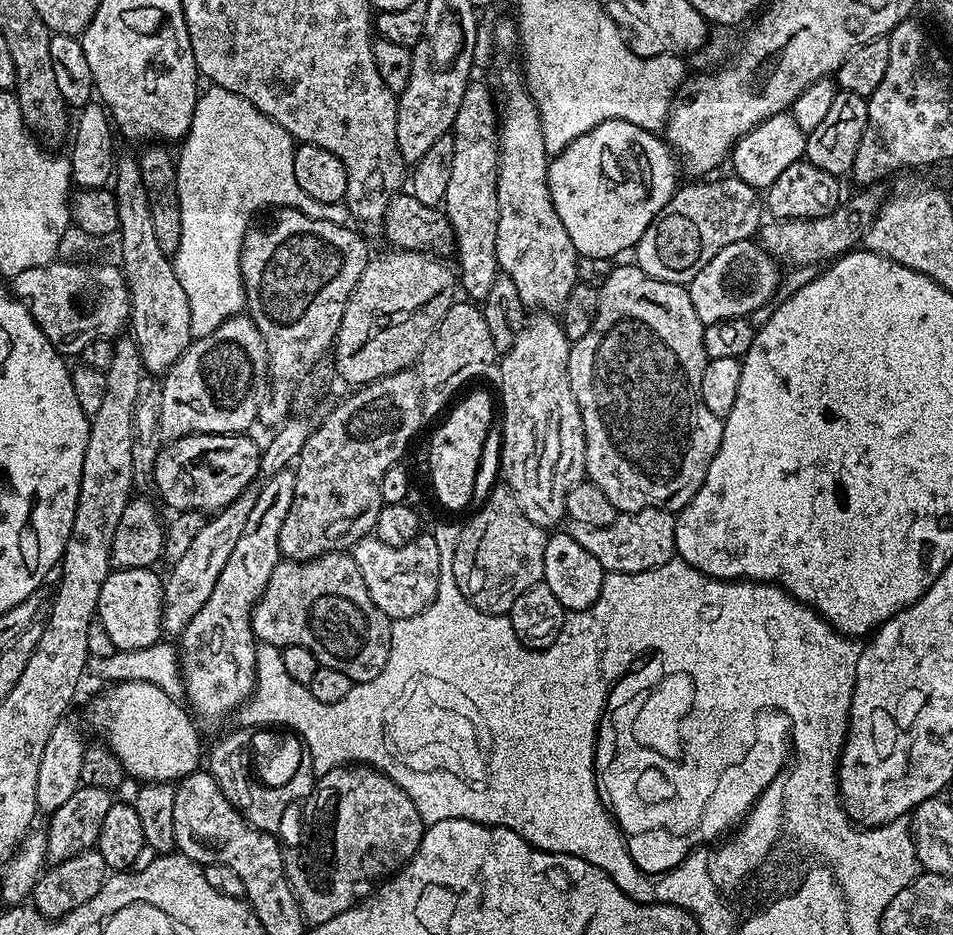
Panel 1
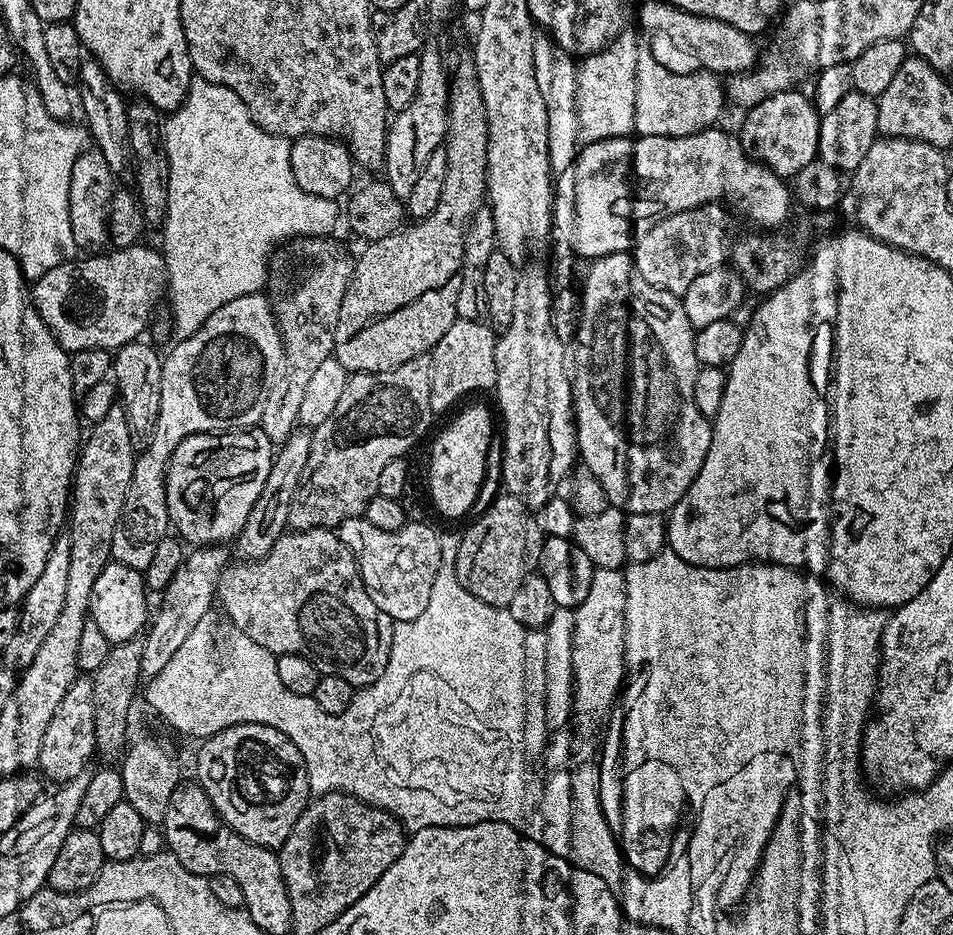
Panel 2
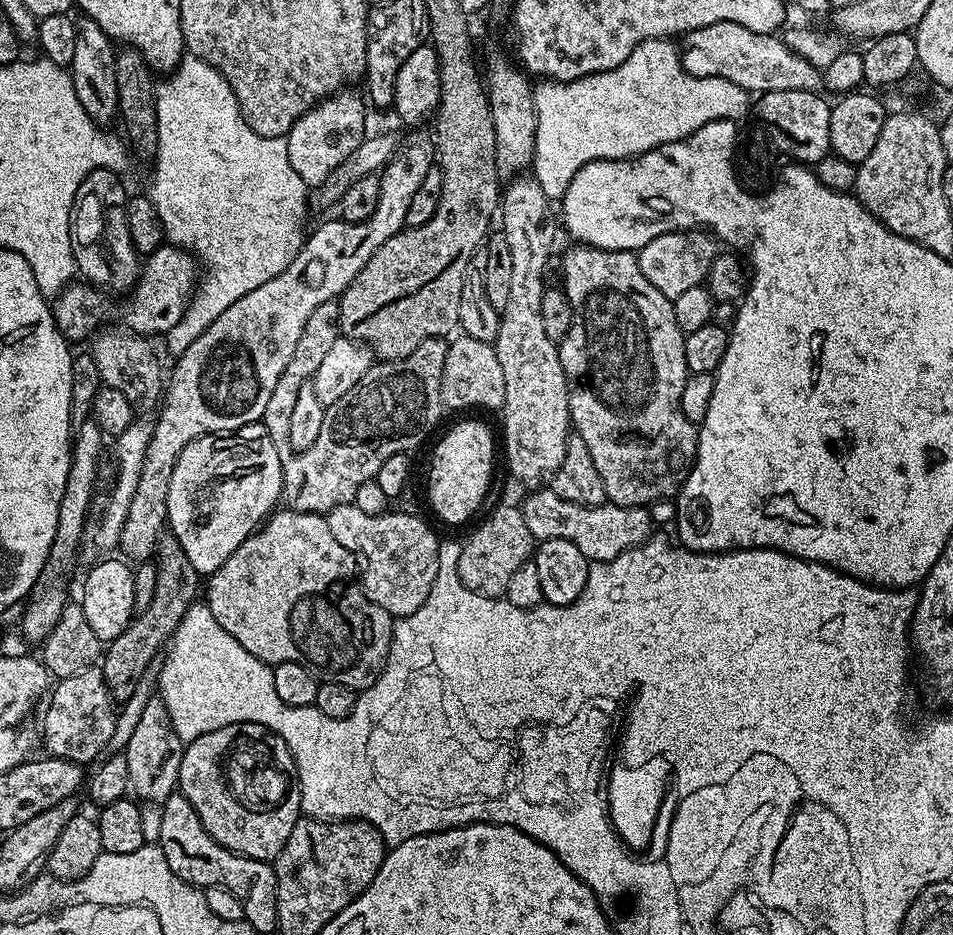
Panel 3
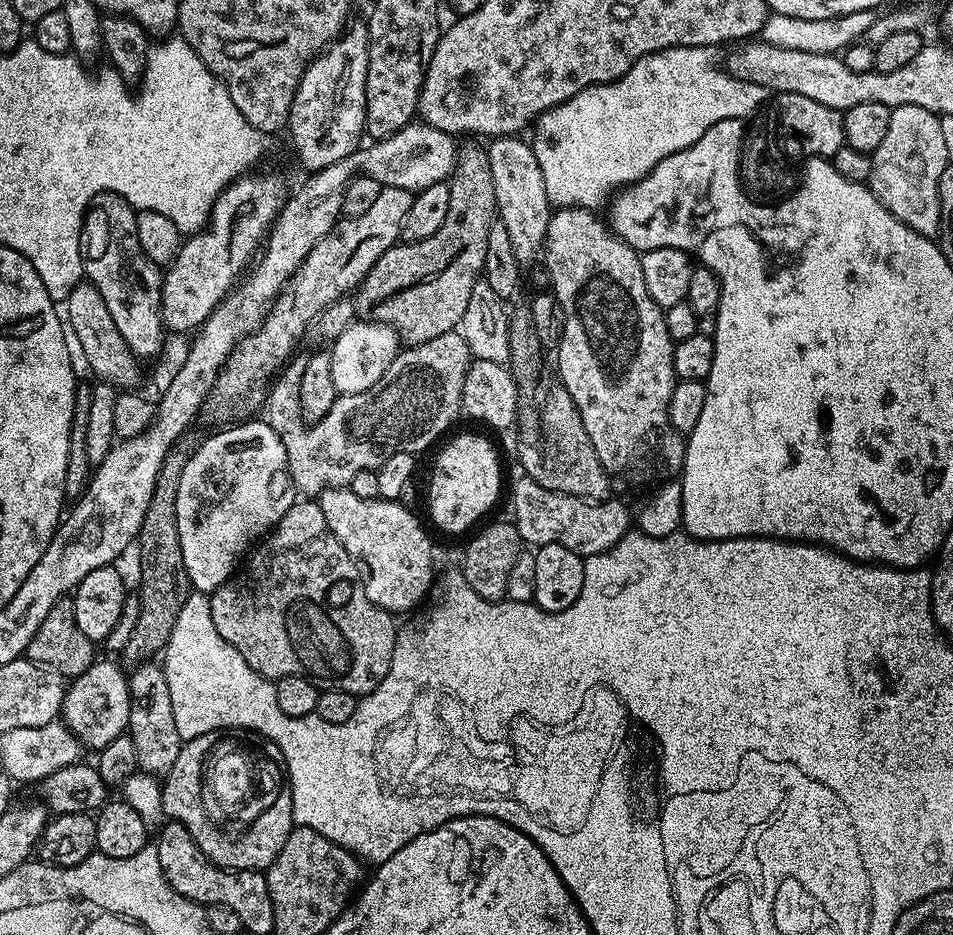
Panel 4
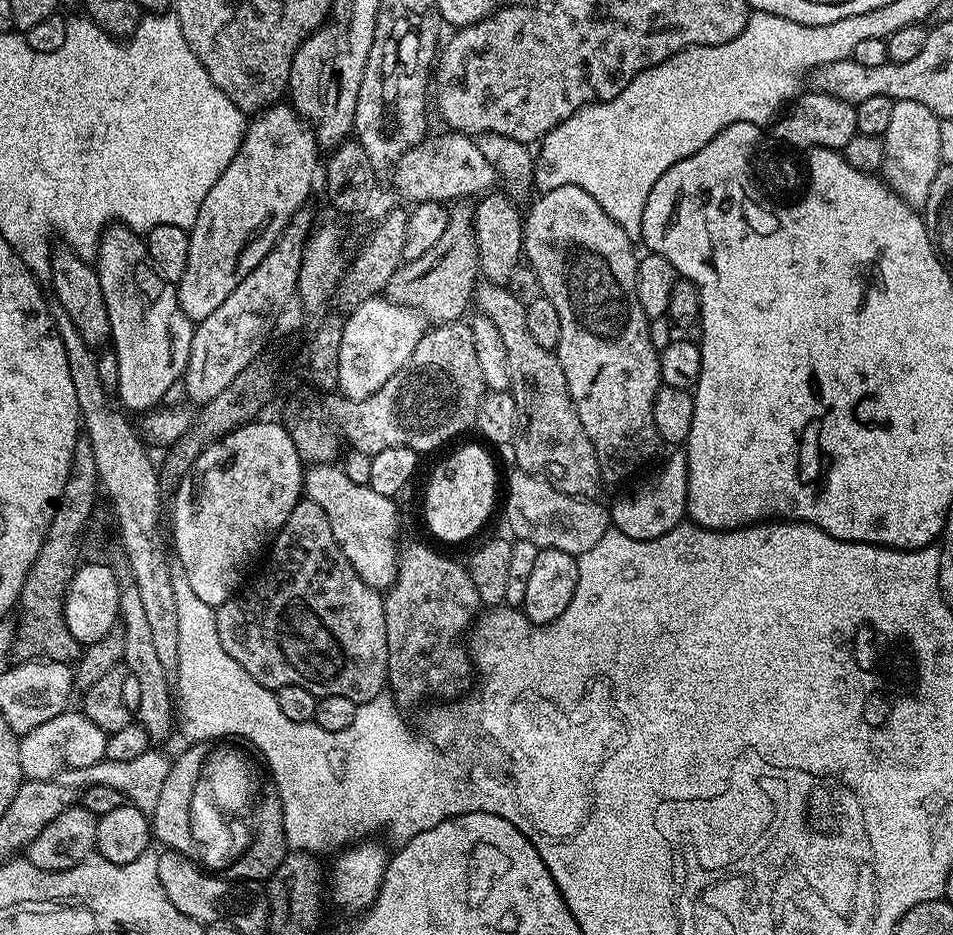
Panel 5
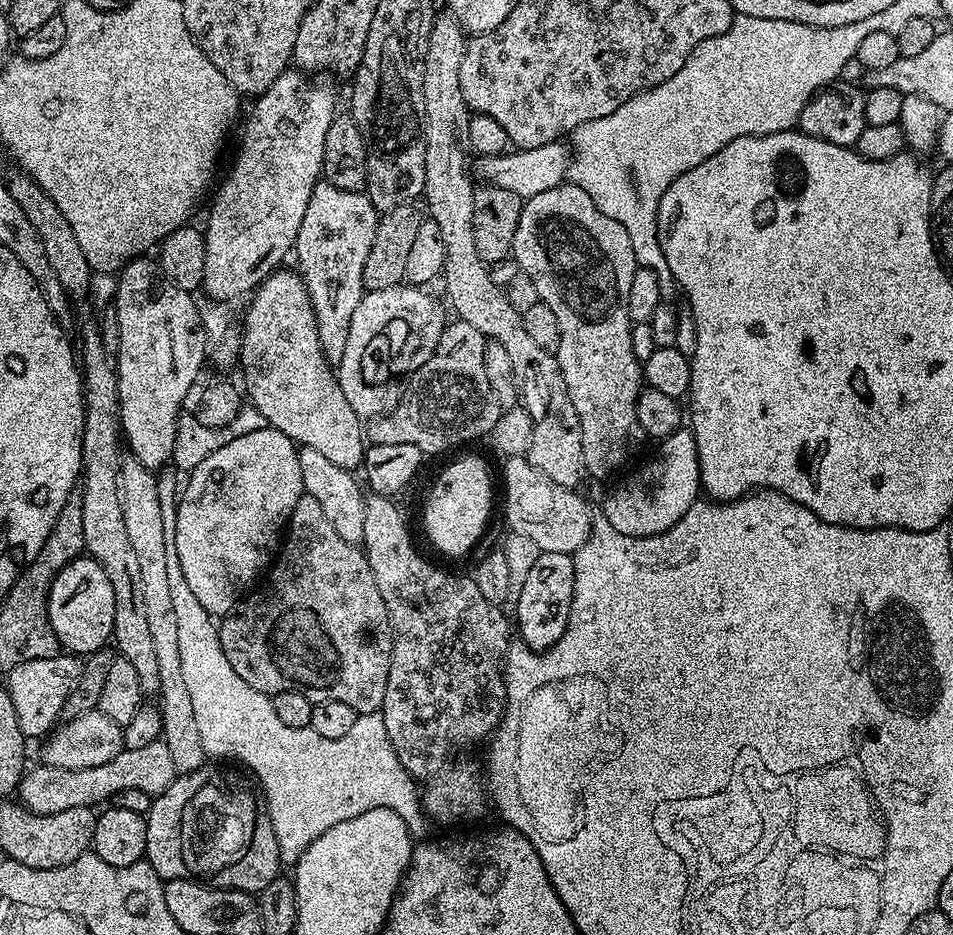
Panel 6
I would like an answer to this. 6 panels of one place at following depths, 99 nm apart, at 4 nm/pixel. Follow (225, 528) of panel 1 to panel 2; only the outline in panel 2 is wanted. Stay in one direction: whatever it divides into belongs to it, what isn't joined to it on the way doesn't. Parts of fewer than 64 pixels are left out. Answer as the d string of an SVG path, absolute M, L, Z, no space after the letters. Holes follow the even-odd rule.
M205 545L193 549L171 579L170 586L161 593L162 607L153 615L143 639L141 672L145 679L152 679L162 672L174 652L186 642L187 635L198 626L202 618L211 613L215 603L217 583L232 555L225 545Z

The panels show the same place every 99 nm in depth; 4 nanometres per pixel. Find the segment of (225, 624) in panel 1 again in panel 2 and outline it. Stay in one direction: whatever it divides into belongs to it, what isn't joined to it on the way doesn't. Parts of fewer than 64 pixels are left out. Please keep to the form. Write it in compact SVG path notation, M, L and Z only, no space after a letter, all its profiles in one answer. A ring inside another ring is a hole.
M294 430L288 441L279 445L278 451L273 455L270 475L266 477L266 486L262 486L262 494L258 494L258 502L254 502L239 536L234 541L235 551L240 551L244 560L261 560L270 550L270 546L274 546L274 542L278 542L278 538L283 536L289 527L290 506L296 488L304 476L311 445L311 431Z

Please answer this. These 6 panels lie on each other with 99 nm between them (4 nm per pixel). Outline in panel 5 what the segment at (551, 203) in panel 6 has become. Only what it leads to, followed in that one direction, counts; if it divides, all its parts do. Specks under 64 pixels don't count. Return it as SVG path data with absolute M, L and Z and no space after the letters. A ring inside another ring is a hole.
M558 186L554 190L543 193L539 198L541 200L534 201L532 209L523 217L526 264L536 271L536 280L540 283L539 291L550 302L554 302L554 310L558 310L558 319L562 322L562 338L554 351L560 360L562 374L566 374L566 386L570 390L570 398L574 402L578 418L596 451L600 463L600 475L607 479L609 476L612 480L620 480L623 476L630 475L635 468L642 467L655 454L656 447L661 447L662 444L658 430L654 426L654 402L662 386L660 353L651 344L650 317L642 310L642 302L638 302L636 285L638 252L632 249L635 248L634 242L628 237L626 230L622 230L622 226L618 226L618 222L614 222L614 218L610 218L610 214L606 214L606 210L602 210L602 206L598 206L598 202L594 202L594 198L586 194L586 190L578 190L578 186Z

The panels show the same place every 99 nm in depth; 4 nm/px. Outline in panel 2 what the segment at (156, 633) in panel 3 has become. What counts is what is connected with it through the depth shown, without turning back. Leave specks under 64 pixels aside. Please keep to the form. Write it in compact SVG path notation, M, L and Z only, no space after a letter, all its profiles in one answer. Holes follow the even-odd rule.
M139 639L115 644L102 666L91 677L94 686L95 755L101 756L104 759L101 761L108 766L115 765L126 751L124 735L128 732L128 715L132 712L132 703L135 702L136 696L138 700L138 684L142 682L142 654L143 643Z

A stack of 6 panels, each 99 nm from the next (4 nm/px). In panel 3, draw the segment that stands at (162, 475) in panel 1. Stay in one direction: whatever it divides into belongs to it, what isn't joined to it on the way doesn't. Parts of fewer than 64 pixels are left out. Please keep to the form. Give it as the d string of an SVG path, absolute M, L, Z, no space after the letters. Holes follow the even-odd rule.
M263 422L247 424L227 434L203 436L194 442L190 442L186 446L186 450L182 450L182 454L174 466L174 474L170 474L167 527L170 529L171 535L176 536L178 542L181 543L182 549L186 552L186 557L189 558L191 565L194 566L194 570L200 574L211 574L218 570L218 566L222 566L222 562L226 562L226 558L230 558L230 554L234 554L234 550L238 550L238 546L242 546L242 542L246 542L248 536L251 536L253 532L257 531L263 525L273 509L281 503L283 491L284 460L278 454L274 442L270 442L270 434L266 434L266 426Z

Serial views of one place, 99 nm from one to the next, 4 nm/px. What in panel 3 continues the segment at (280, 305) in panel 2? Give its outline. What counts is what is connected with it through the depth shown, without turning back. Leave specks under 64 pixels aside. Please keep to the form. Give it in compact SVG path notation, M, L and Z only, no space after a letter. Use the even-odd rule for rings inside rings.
M333 302L318 306L314 314L306 322L306 330L302 330L302 338L298 338L298 346L294 346L294 355L290 362L286 362L286 370L282 370L282 378L278 378L278 386L274 386L274 394L266 401L263 423L266 426L266 434L270 434L270 442L278 450L281 458L287 457L290 452L290 414L294 410L294 402L298 398L298 390L302 390L304 384L311 381L312 376L318 370L318 366L326 359L330 346L341 335L342 329L338 323L340 319L340 305Z

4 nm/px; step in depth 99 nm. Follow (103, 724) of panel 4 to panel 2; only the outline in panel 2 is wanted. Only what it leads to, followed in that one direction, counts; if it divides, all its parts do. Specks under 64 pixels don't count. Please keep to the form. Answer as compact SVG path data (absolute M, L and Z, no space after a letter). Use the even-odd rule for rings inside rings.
M78 678L66 690L62 702L54 709L54 718L50 718L50 726L46 726L46 735L42 738L42 750L38 768L44 771L53 785L59 786L77 778L89 767L88 759L93 759L96 750L94 734L94 686L91 679Z

